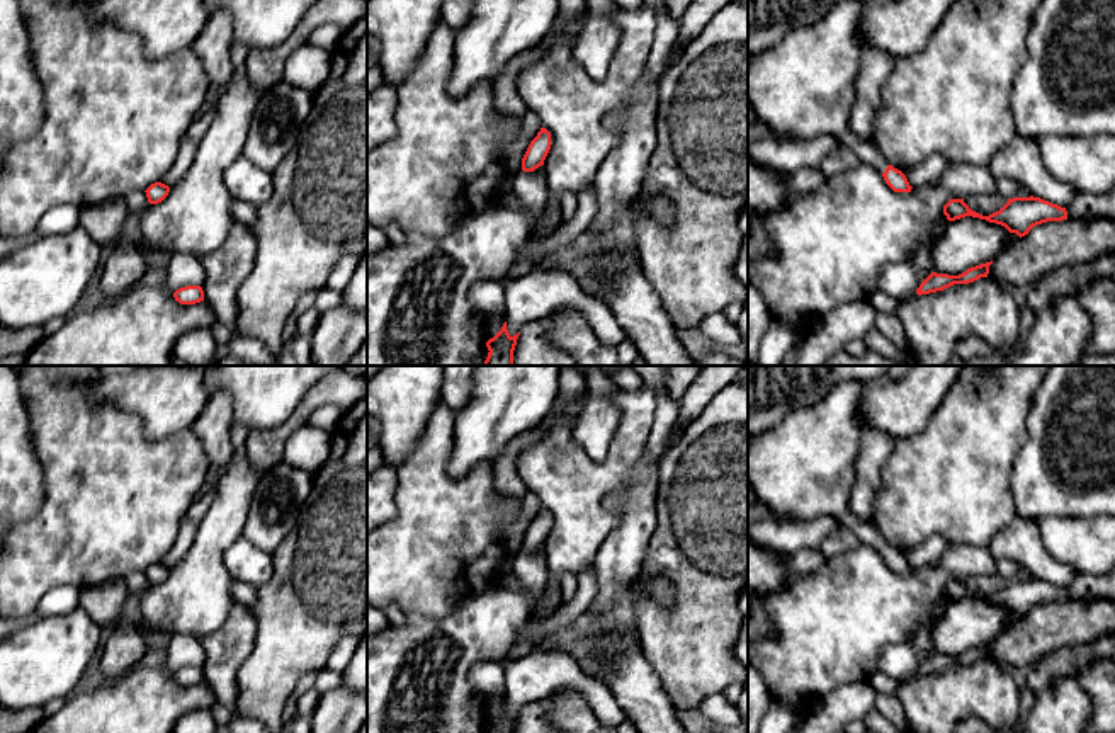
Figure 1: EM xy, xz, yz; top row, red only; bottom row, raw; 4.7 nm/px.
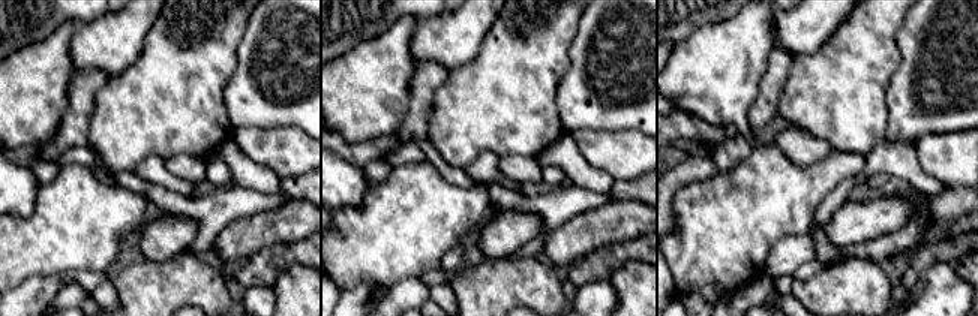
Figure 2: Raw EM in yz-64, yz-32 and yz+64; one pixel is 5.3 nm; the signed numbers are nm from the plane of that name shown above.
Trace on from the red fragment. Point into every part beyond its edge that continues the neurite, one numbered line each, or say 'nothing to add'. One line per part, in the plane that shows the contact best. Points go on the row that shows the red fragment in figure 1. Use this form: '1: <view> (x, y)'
1: yz (801, 89)

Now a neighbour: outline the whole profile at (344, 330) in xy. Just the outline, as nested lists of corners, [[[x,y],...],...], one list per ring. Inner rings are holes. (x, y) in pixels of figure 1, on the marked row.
[[[338,304],[321,313],[311,333],[311,366],[347,366],[367,340],[367,311]]]

